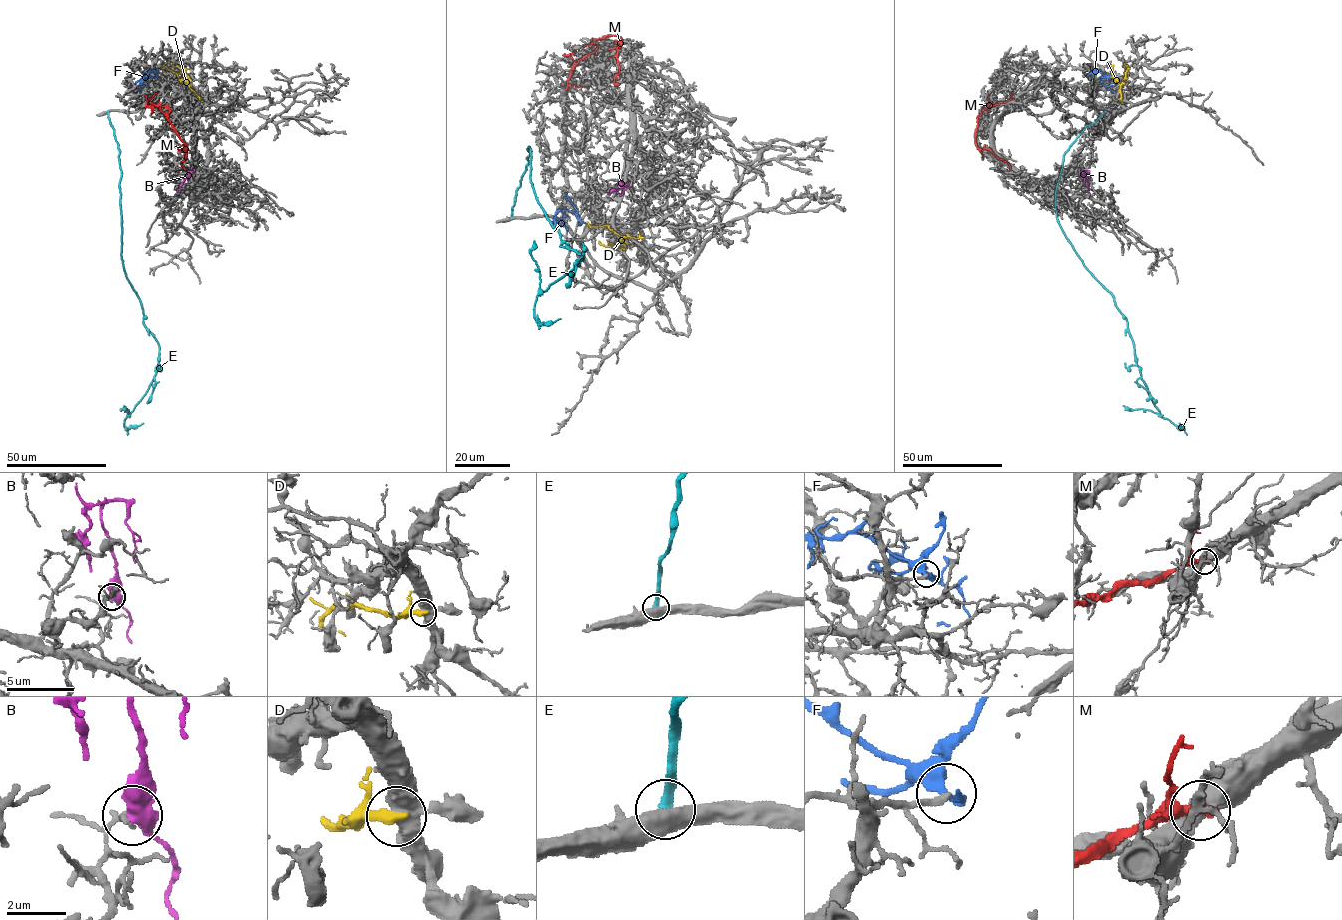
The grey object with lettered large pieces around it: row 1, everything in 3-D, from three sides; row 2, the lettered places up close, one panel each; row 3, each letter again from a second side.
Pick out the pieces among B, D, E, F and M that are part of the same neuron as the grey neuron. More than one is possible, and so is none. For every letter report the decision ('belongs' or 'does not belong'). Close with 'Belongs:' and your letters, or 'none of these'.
B: does not belong
D: does not belong
E: does not belong
F: does not belong
M: does not belong
Belongs: none of these

